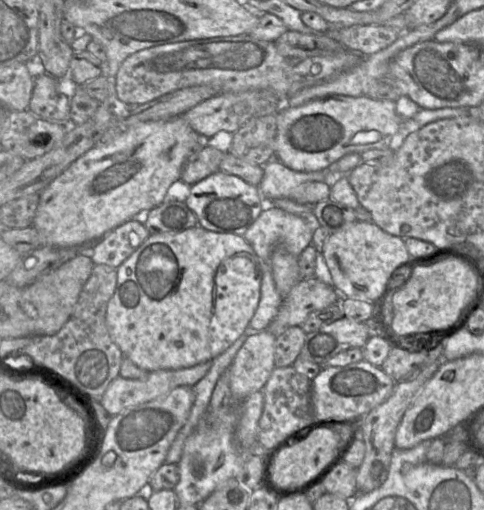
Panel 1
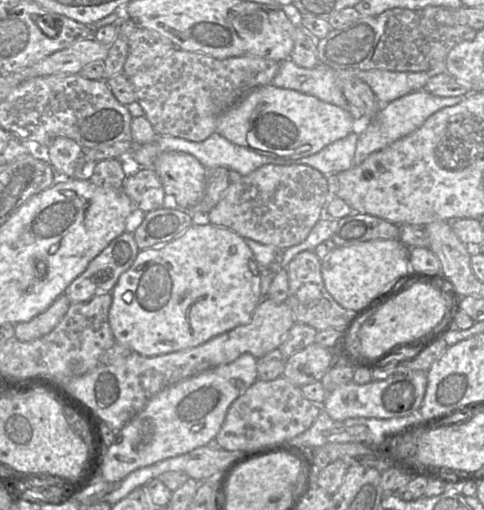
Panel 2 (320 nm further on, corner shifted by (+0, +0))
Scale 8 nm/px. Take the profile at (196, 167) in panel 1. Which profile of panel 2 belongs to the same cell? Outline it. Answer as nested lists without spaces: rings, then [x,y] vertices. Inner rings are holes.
[[[153,167],[144,168],[137,174],[126,177],[122,189],[134,207],[145,213],[164,207],[164,188]]]

